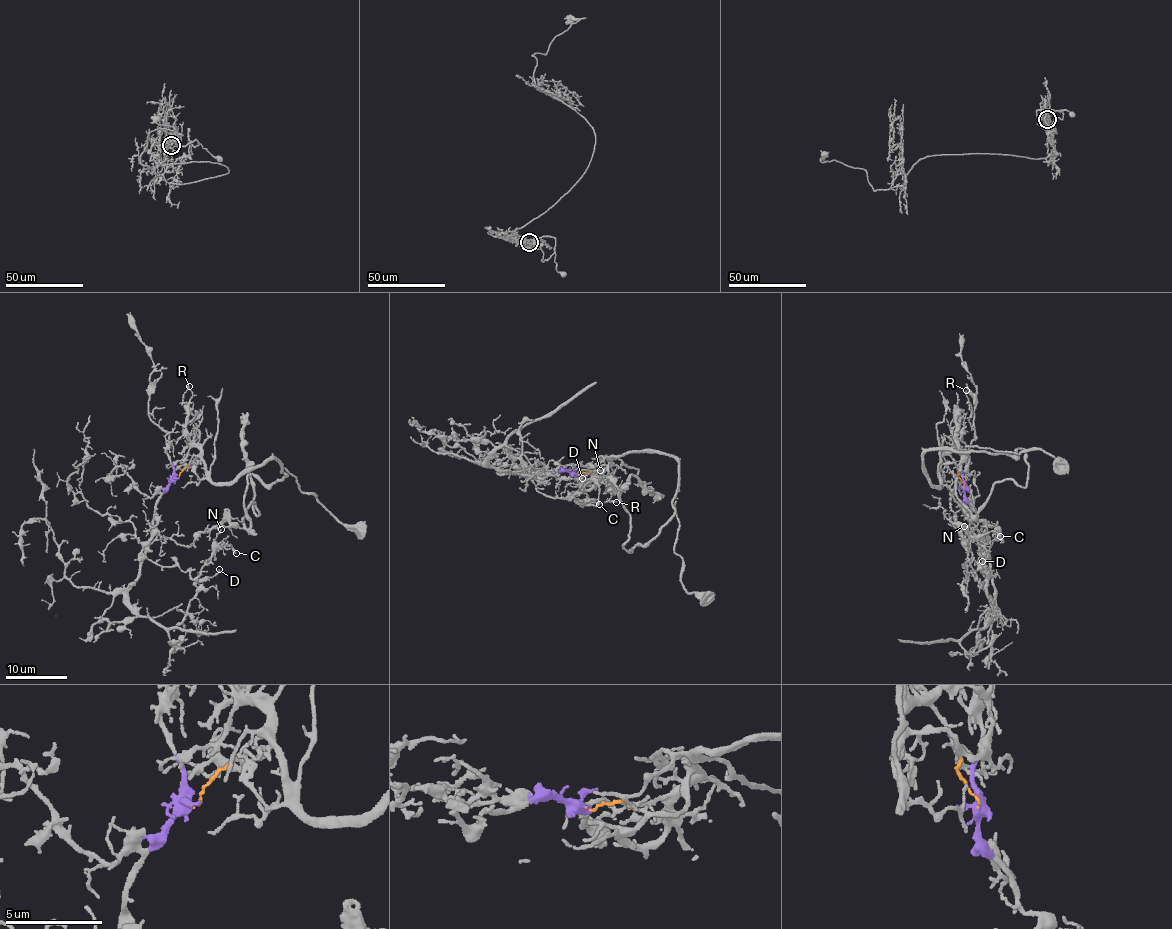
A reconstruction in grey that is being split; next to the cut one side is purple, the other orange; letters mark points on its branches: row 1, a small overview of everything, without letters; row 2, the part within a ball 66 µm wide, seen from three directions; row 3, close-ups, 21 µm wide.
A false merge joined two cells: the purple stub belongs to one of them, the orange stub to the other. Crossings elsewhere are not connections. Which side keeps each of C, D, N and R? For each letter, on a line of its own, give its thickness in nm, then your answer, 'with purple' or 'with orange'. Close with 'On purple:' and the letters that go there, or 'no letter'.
C: calibre 260 nm; with purple
D: calibre 130 nm; with purple
N: calibre 110 nm; with purple
R: calibre 120 nm; with orange
On purple: C, D, N

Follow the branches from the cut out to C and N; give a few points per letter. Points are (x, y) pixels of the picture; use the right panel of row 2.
C: (965, 487), (967, 503), (985, 523), (989, 565), (972, 574), (975, 579), (967, 541), (995, 531), (1000, 536)
N: (965, 487), (967, 503), (985, 523), (989, 565), (972, 574), (975, 579), (963, 526)

